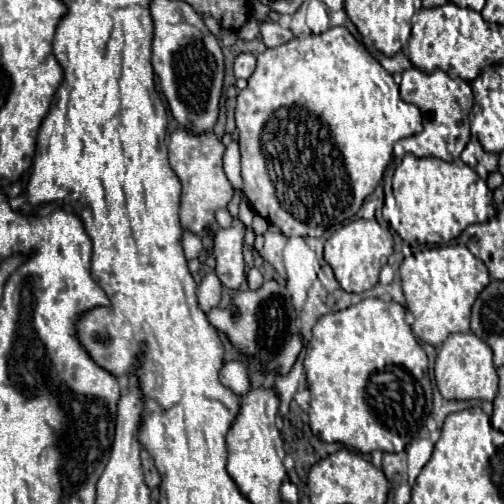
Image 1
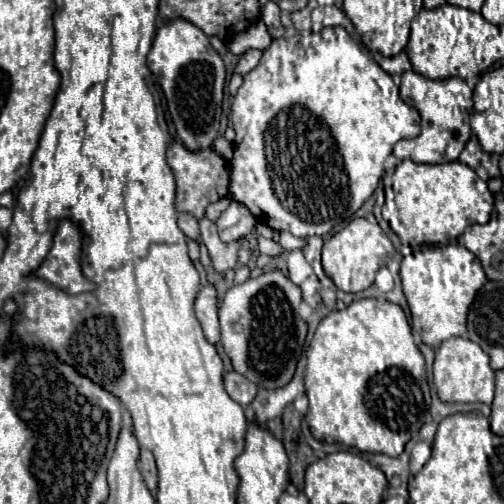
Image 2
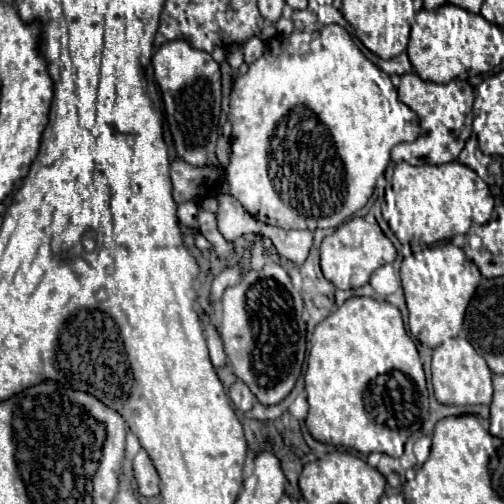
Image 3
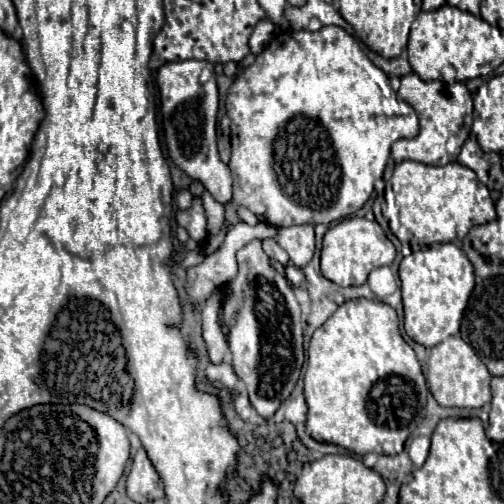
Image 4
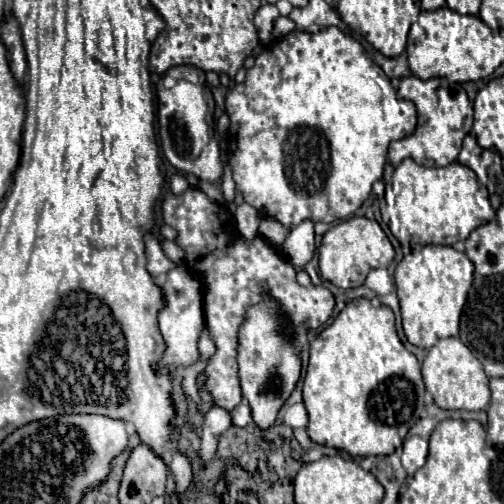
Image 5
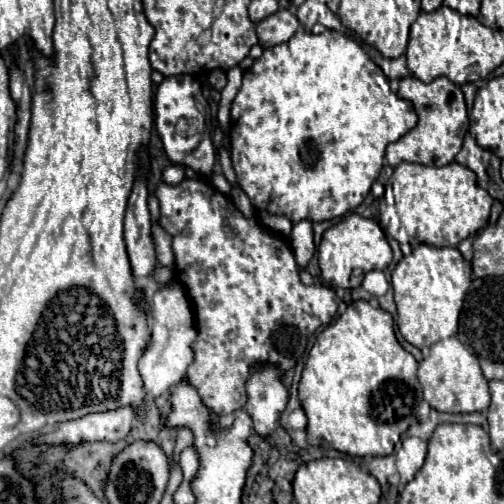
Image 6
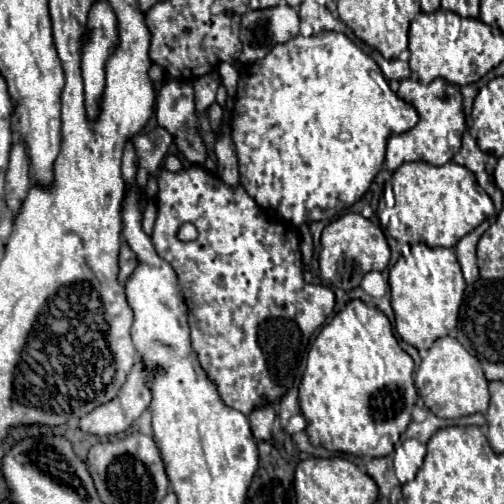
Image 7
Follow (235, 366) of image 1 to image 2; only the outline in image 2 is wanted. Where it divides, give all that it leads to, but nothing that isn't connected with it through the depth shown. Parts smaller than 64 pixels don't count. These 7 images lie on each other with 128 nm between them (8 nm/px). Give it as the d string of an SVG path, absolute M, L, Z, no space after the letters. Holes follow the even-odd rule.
M234 370L224 376L224 388L230 394L230 398L236 400L240 406L248 406L256 396L256 384L252 384Z

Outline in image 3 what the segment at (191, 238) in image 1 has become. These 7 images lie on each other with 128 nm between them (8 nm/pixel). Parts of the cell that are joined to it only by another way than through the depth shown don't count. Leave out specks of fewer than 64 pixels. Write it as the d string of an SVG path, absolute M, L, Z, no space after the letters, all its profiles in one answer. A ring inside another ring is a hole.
M184 202L184 204L178 206L180 224L184 224L188 228L196 228L198 226L196 218L198 218L198 204L196 202Z

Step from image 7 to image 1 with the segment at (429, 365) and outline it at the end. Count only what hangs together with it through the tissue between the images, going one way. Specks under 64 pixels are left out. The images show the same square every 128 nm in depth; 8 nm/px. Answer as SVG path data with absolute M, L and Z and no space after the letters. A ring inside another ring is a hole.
M472 332L448 336L434 364L434 378L440 394L446 400L494 400L498 392L498 374L492 364L492 350Z

